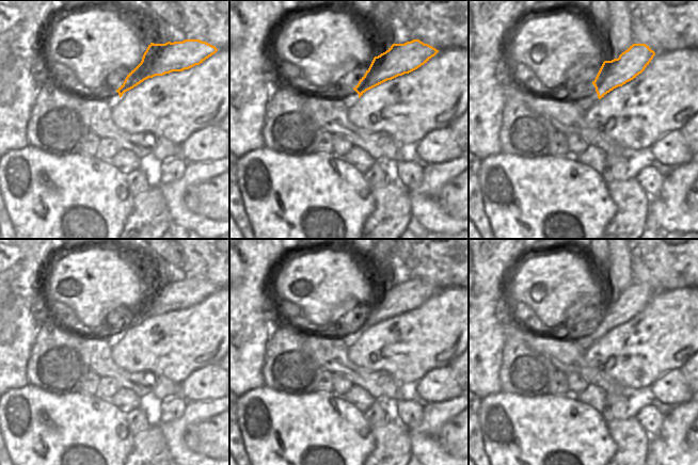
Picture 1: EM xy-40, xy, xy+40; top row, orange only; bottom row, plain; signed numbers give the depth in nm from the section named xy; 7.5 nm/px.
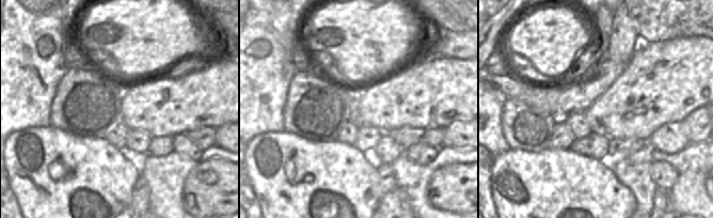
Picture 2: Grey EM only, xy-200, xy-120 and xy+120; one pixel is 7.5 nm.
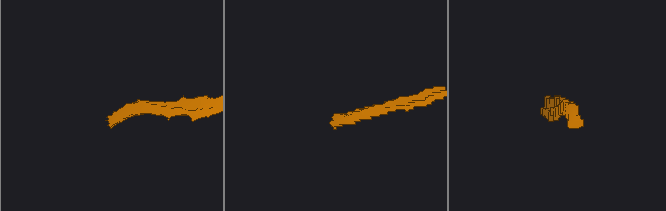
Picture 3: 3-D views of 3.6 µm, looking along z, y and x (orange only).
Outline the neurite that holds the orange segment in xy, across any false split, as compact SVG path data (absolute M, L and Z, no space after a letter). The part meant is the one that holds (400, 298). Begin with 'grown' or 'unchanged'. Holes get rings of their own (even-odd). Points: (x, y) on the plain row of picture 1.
grown; M419 278L393 283L385 291L374 296L359 322L349 332L340 335L342 341L351 347L366 330L417 308L438 291L439 289Z

